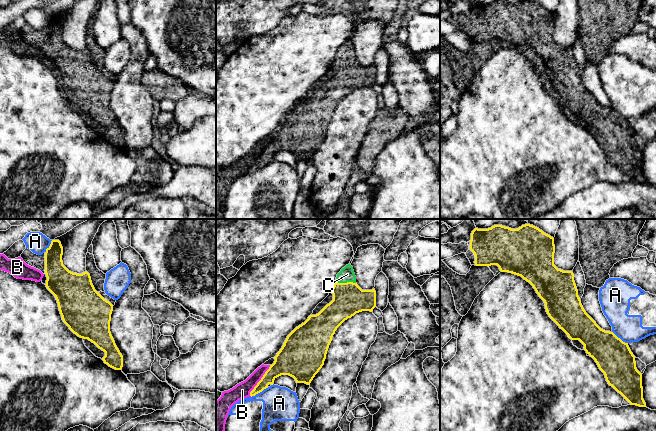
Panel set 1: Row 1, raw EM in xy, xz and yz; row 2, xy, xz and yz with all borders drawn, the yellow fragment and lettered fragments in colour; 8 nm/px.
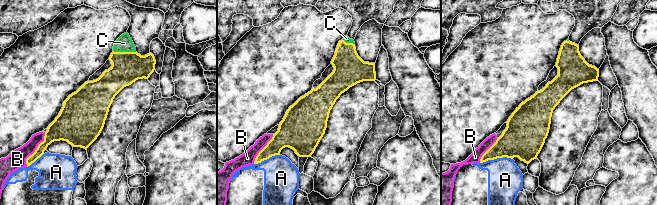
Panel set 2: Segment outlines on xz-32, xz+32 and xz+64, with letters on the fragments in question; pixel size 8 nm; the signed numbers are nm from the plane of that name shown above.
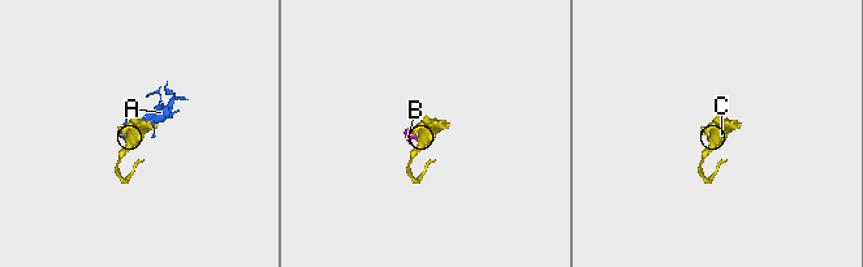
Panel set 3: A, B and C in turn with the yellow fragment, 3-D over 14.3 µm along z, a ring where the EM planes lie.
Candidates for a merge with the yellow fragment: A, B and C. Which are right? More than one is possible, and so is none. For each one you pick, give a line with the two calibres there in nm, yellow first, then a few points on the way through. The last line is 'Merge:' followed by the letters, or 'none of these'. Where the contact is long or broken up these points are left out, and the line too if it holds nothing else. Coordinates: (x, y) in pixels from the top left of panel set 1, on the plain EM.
C: 260 nm thick on the yellow side, 120 nm on the other
Merge: C

